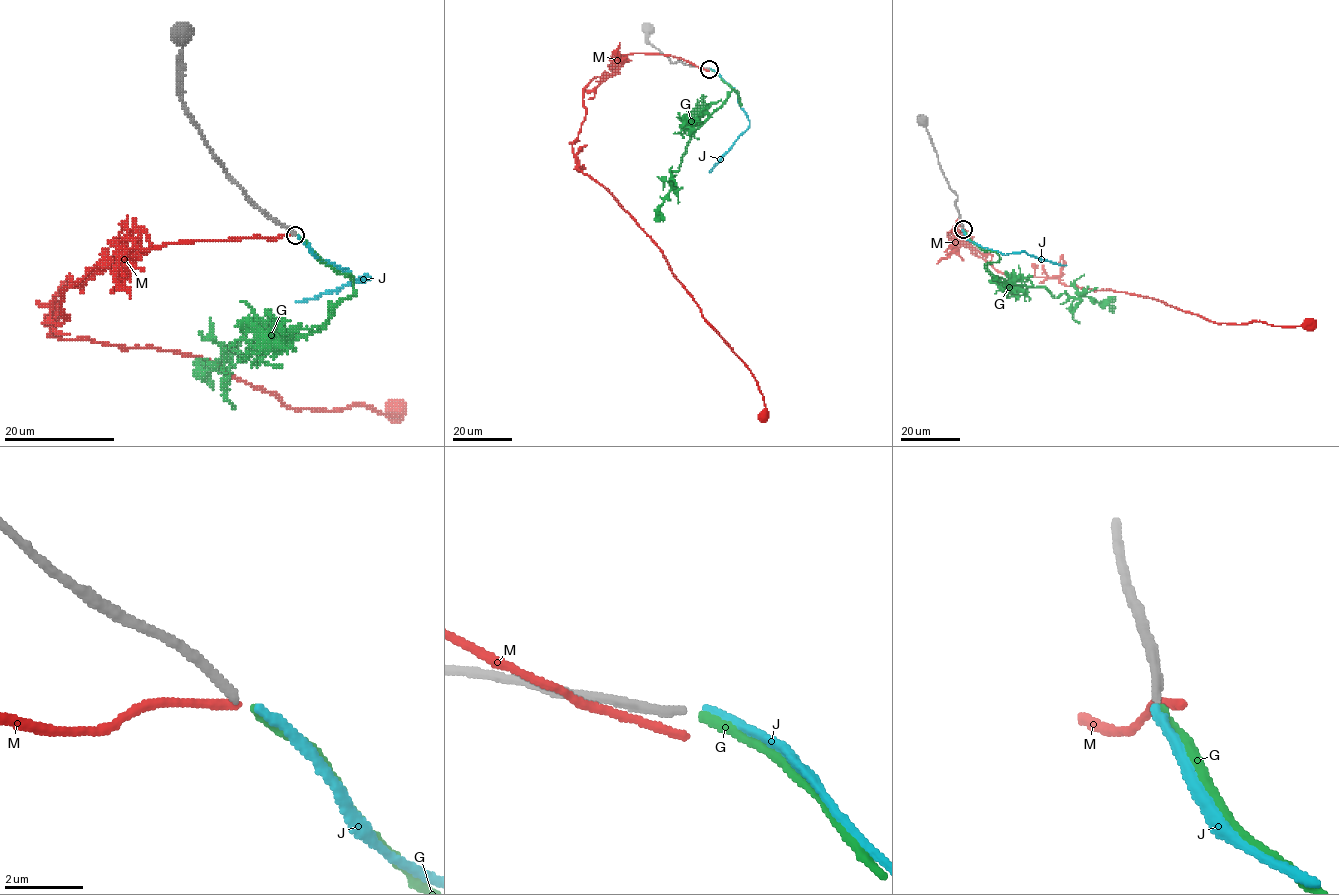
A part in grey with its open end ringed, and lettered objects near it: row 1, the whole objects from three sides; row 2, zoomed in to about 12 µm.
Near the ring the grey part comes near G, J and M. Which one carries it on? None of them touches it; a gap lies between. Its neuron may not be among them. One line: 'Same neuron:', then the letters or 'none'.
Same neuron: G

